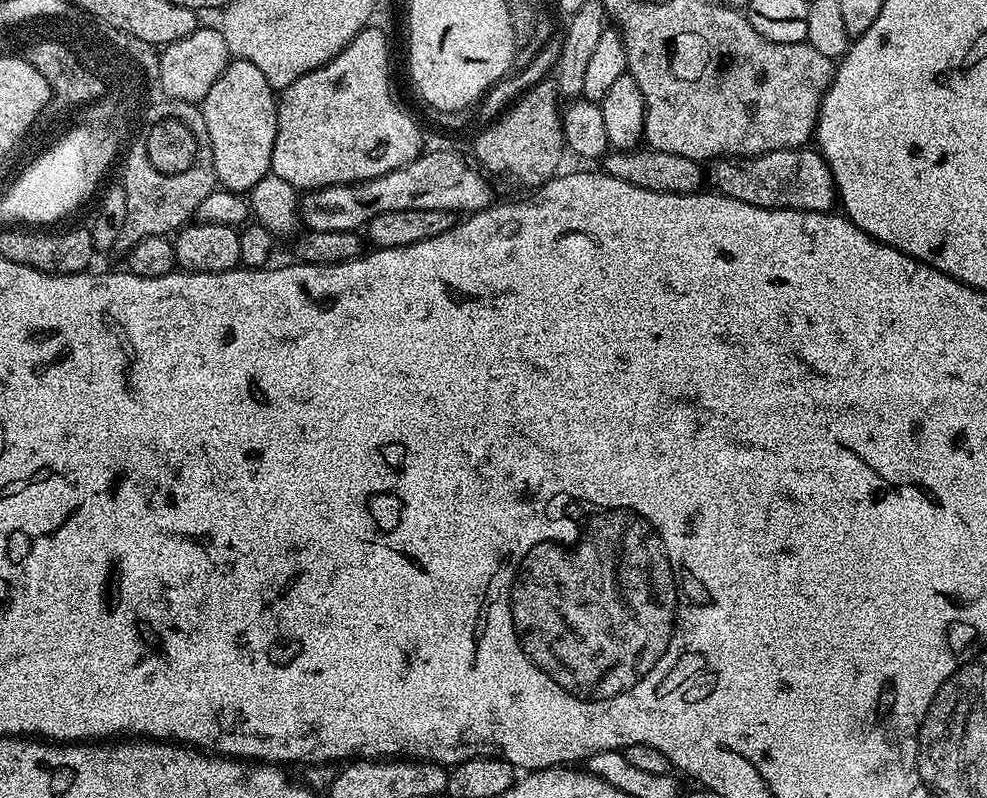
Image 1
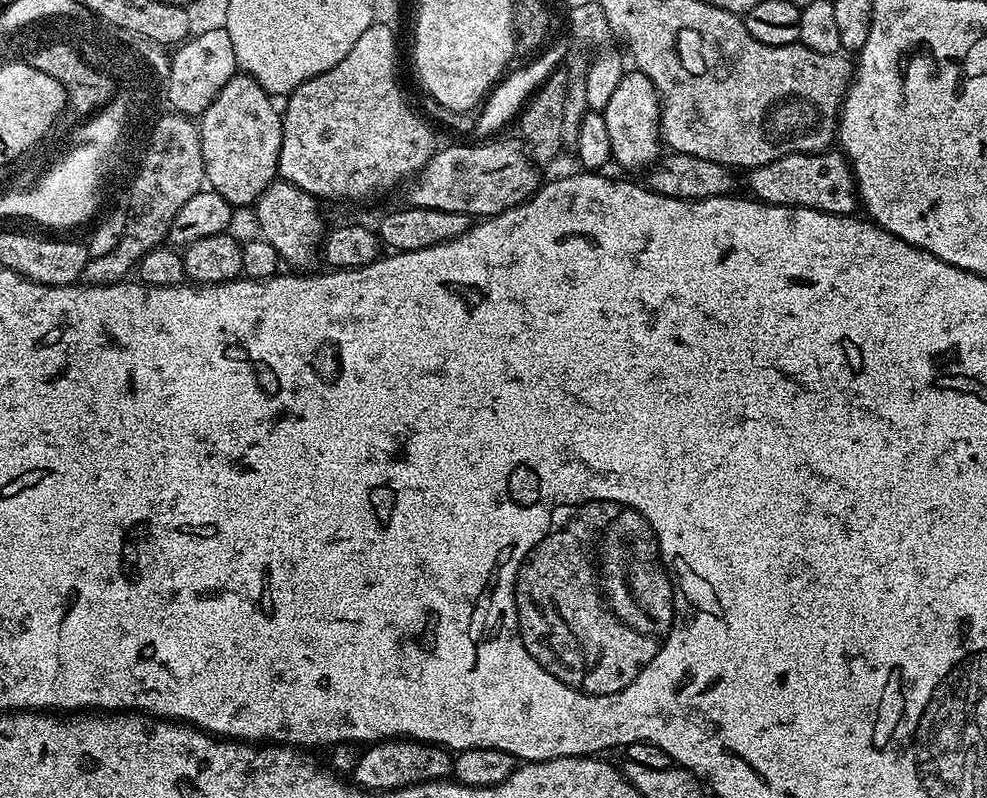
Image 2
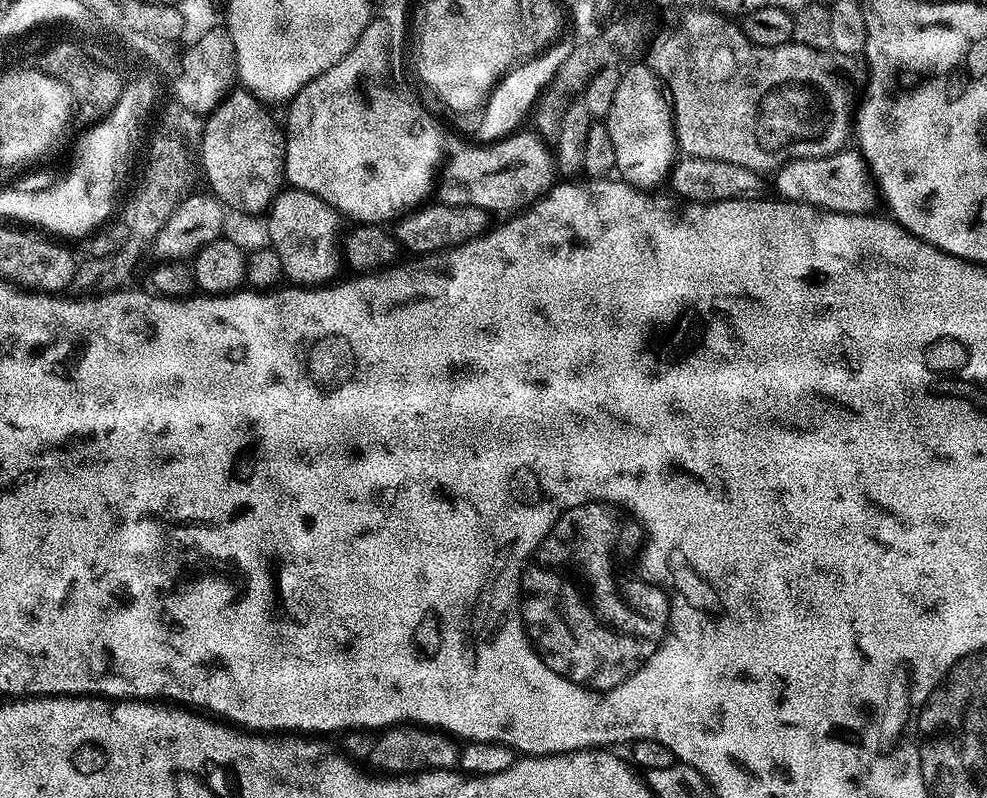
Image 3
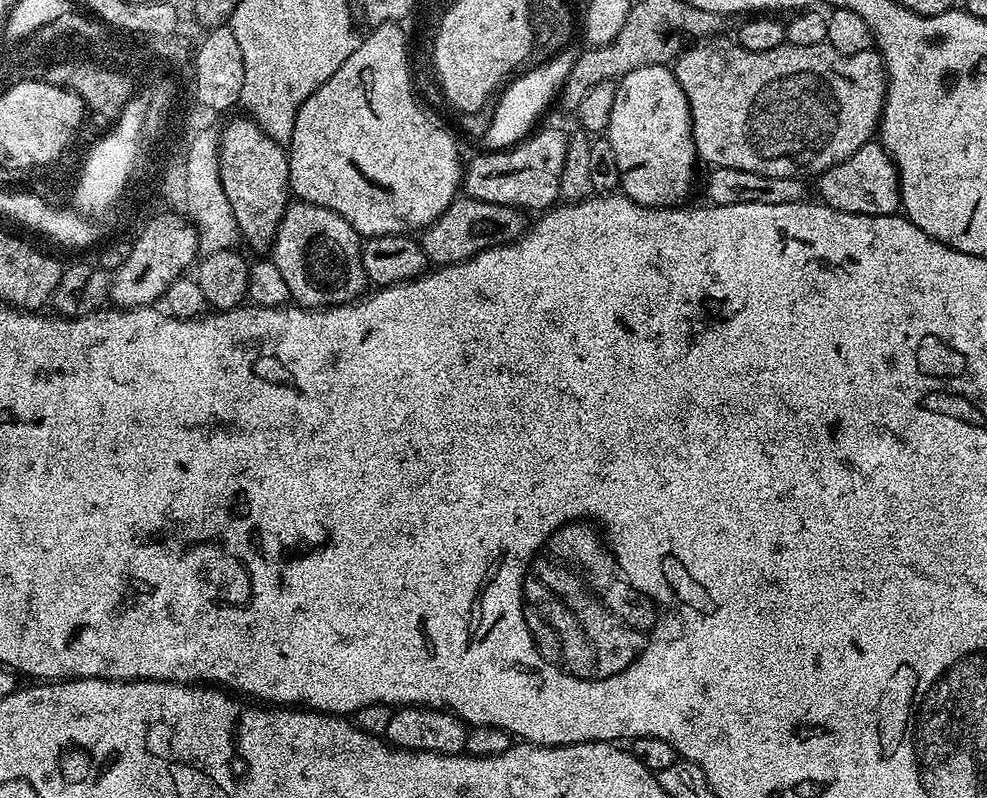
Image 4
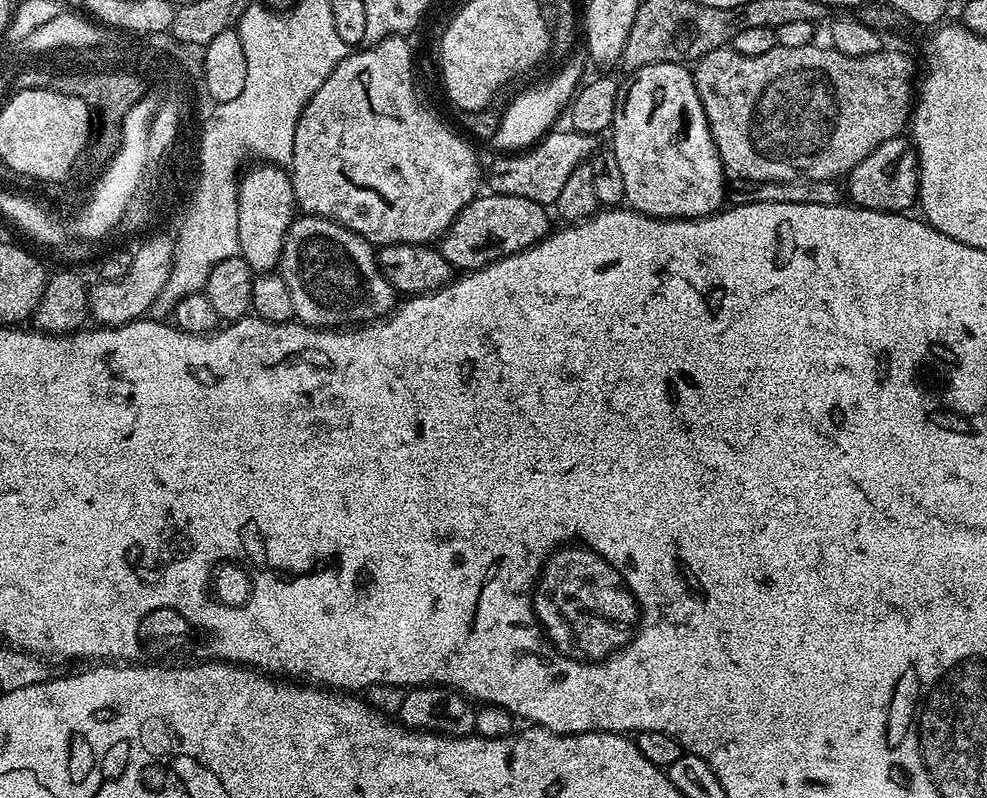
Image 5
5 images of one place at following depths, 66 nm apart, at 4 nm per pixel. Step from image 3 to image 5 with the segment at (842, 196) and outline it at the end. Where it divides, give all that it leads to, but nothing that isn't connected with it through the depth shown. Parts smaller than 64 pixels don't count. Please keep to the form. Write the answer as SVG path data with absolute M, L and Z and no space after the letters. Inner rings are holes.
M899 135L882 142L882 146L866 154L866 158L862 158L858 166L854 166L854 170L846 177L846 196L857 208L904 214L909 211L911 204L913 207L917 203L919 182L916 153L910 147L909 141Z

